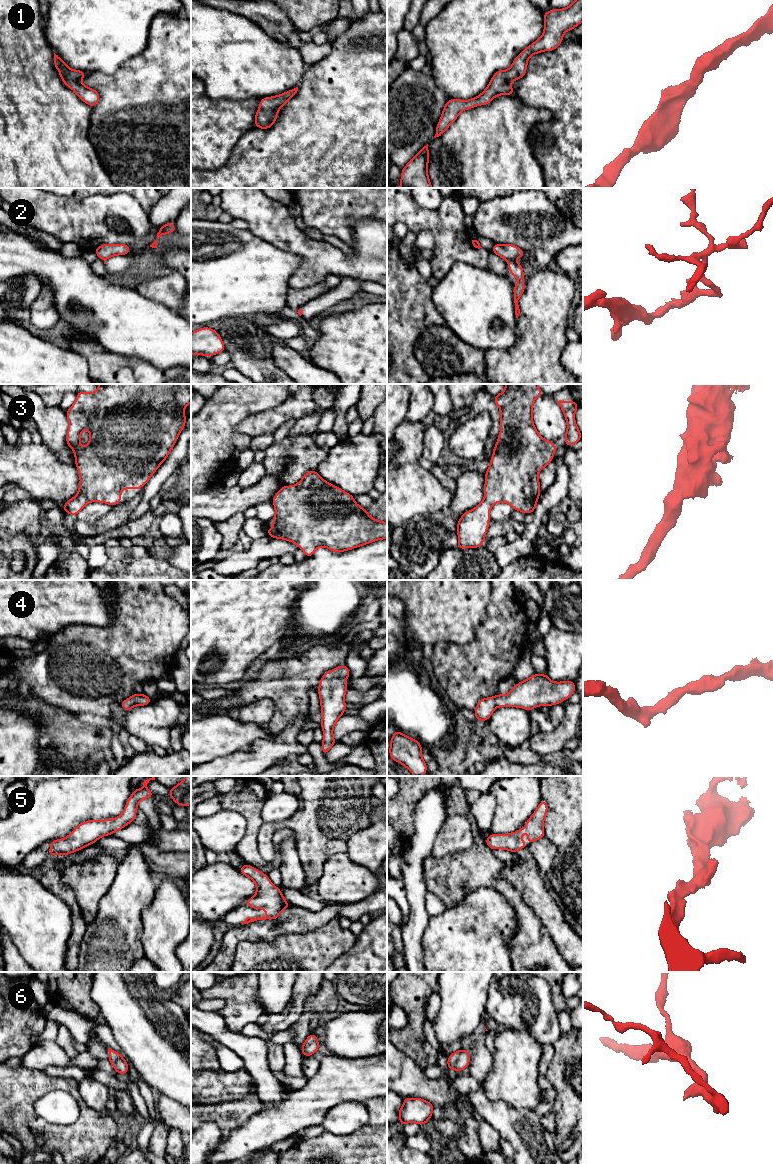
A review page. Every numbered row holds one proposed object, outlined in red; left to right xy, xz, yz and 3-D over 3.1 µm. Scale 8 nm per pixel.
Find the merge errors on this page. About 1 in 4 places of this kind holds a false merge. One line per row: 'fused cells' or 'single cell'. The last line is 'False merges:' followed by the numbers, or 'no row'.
1: single cell
2: fused cells
3: single cell
4: single cell
5: single cell
6: single cell
False merges: 2

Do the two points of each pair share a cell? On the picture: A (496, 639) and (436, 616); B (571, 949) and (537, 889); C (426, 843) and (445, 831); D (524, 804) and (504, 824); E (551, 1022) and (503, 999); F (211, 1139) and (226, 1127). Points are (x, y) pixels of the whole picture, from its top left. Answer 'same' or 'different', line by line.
A: different
B: same
C: different
D: same
E: same
F: different

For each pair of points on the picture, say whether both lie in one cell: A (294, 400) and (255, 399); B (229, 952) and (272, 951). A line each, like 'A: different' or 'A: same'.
A: different
B: different

